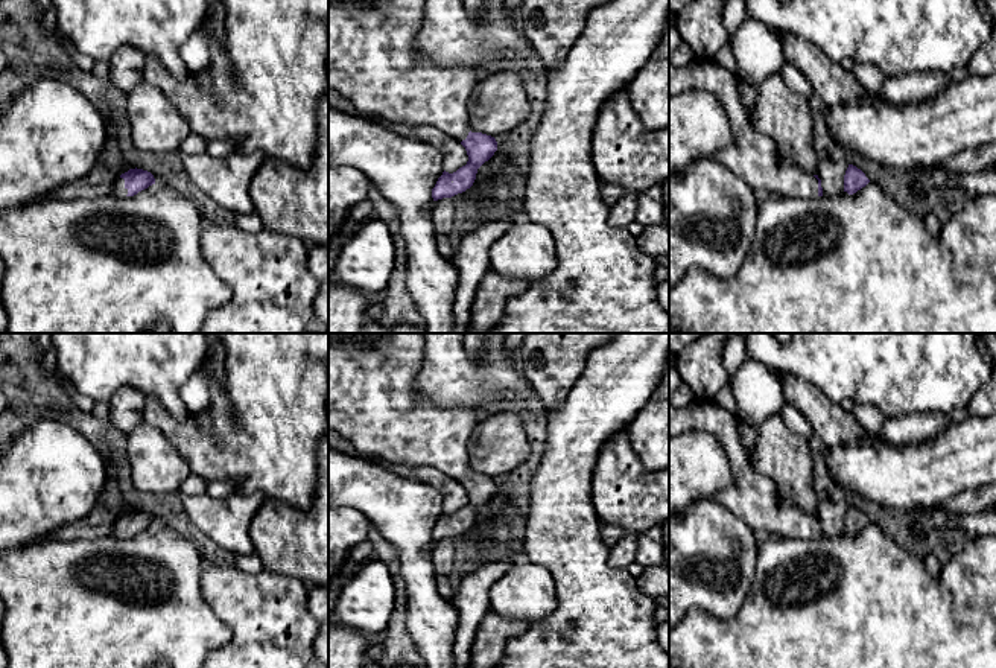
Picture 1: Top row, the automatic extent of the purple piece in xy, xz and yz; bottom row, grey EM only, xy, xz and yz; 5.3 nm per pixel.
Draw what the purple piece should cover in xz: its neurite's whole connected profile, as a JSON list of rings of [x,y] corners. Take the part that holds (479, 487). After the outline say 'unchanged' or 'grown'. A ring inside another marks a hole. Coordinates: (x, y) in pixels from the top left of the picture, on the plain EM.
[[[328,333],[328,429],[362,455],[408,467],[432,467],[461,482],[468,502],[453,514],[442,513],[432,530],[438,542],[470,530],[477,510],[497,491],[497,482],[470,472],[467,443],[479,423],[476,409],[441,408],[417,393],[423,353],[423,333]]]; grown

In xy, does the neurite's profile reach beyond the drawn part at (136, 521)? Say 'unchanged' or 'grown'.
grown

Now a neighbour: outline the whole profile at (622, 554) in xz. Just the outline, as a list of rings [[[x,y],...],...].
[[[626,533],[617,543],[610,548],[607,557],[608,566],[614,569],[626,569],[636,557],[637,537],[633,533]]]

